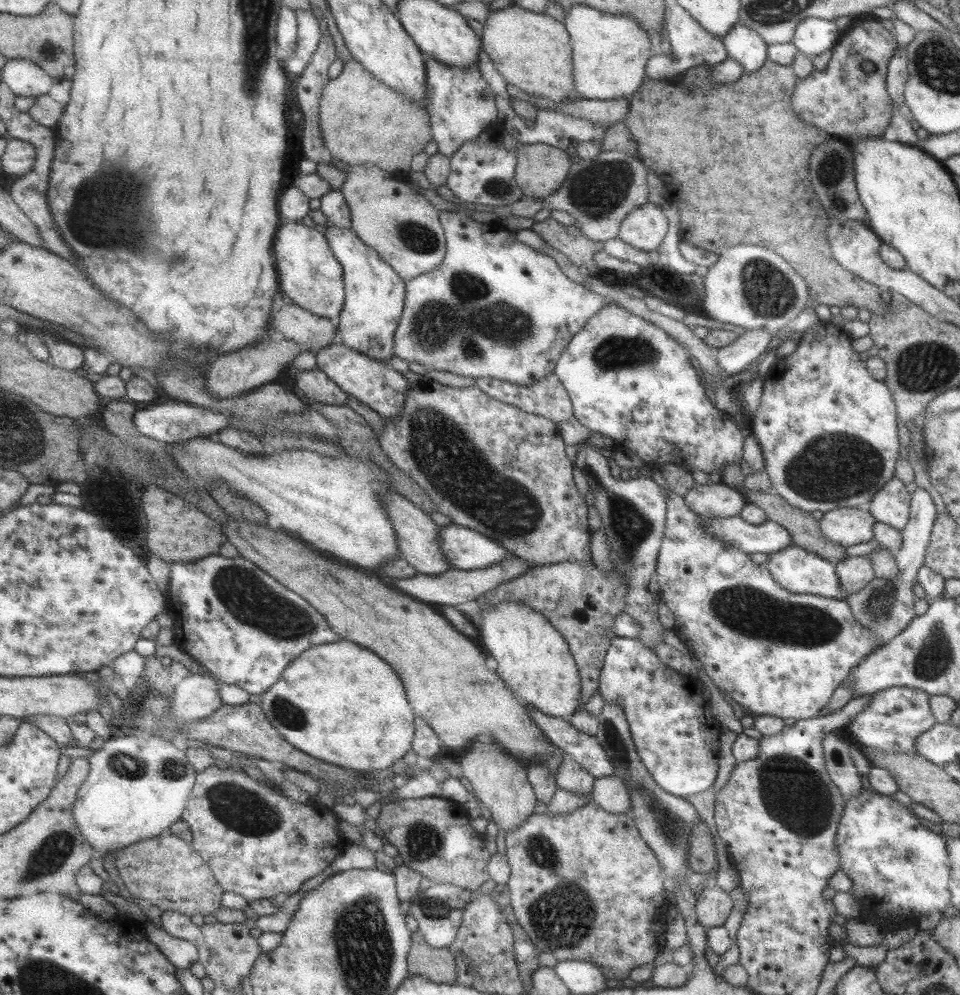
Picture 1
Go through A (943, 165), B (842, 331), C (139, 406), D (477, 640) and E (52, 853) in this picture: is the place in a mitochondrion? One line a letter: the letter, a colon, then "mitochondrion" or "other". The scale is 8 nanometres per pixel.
A: other
B: other
C: other
D: other
E: mitochondrion

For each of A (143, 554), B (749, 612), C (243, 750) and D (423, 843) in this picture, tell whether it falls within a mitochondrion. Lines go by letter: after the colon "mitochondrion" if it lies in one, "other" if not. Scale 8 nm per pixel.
A: other
B: mitochondrion
C: other
D: mitochondrion

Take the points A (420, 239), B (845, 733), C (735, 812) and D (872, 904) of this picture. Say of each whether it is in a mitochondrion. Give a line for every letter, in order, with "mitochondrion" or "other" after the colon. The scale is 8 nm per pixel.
A: mitochondrion
B: other
C: other
D: other

